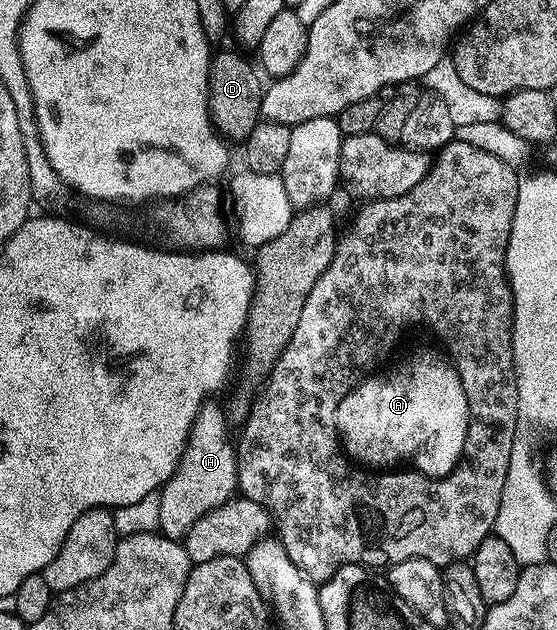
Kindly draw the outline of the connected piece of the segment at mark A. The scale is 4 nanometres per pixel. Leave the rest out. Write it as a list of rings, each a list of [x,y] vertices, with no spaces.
[[[419,349],[401,358],[392,369],[364,377],[343,396],[335,412],[335,430],[339,433],[344,454],[352,462],[375,471],[387,471],[402,466],[399,465],[402,461],[408,461],[411,464],[408,466],[414,472],[423,473],[432,479],[447,477],[454,469],[460,468],[467,448],[471,412],[458,371],[440,353],[435,349]]]

